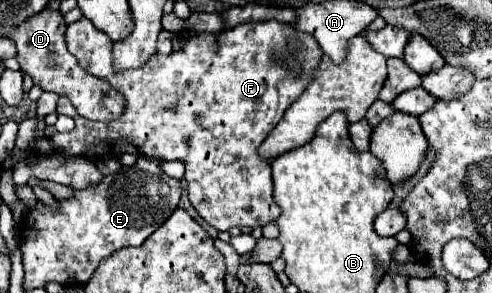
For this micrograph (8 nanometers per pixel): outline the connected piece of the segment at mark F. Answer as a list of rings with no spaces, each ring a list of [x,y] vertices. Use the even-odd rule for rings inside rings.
[[[80,18],[78,22],[70,24],[66,30],[66,44],[68,50],[76,56],[80,68],[88,74],[106,80],[116,92],[124,96],[124,112],[118,120],[112,122],[92,122],[74,110],[68,98],[58,100],[58,114],[66,114],[74,118],[76,126],[72,132],[56,134],[54,138],[42,138],[34,142],[34,156],[86,156],[90,160],[102,158],[118,158],[122,154],[136,154],[136,156],[150,156],[160,160],[182,160],[186,164],[186,182],[188,182],[188,200],[194,210],[216,230],[228,230],[232,226],[266,226],[268,222],[276,222],[282,214],[280,206],[272,198],[272,172],[262,158],[258,158],[258,146],[264,138],[274,130],[274,126],[282,120],[284,112],[290,104],[302,94],[306,84],[312,80],[312,72],[322,58],[320,46],[314,42],[310,34],[302,34],[292,30],[290,24],[282,24],[276,20],[266,22],[248,22],[238,24],[232,30],[224,30],[218,34],[186,34],[182,36],[182,50],[172,52],[170,56],[154,54],[144,68],[126,70],[122,74],[114,74],[110,54],[112,42],[94,28],[88,18]],[[298,36],[302,42],[300,50],[288,50],[288,38]],[[278,50],[284,56],[296,54],[300,64],[300,76],[292,76],[288,66],[294,58],[282,64],[272,60],[272,52]]]

